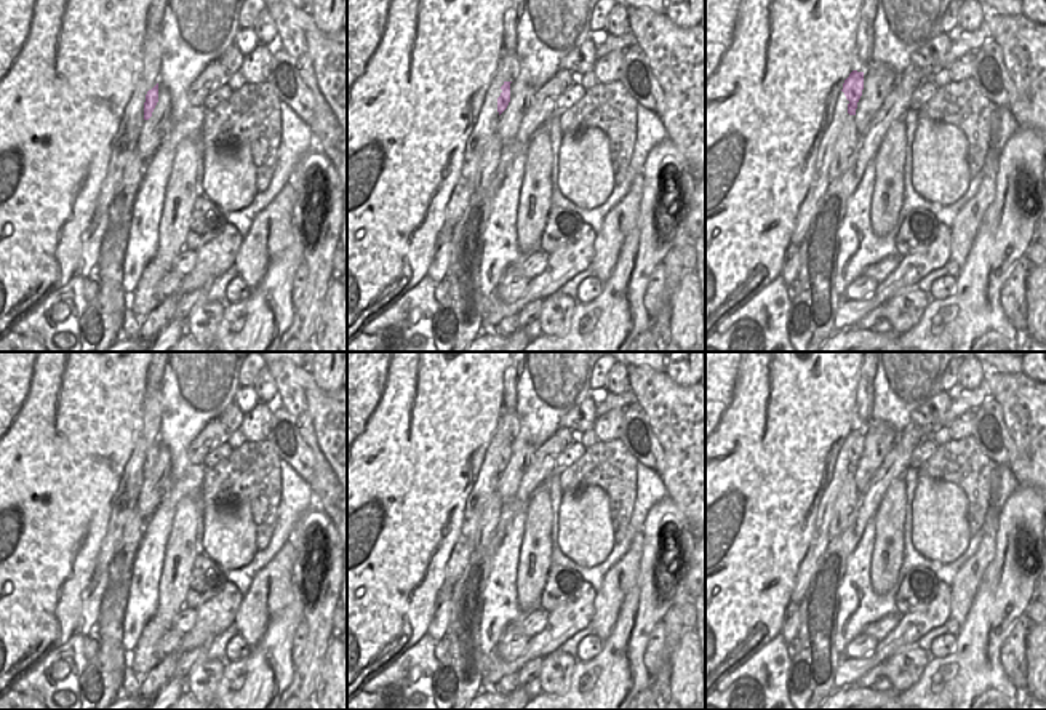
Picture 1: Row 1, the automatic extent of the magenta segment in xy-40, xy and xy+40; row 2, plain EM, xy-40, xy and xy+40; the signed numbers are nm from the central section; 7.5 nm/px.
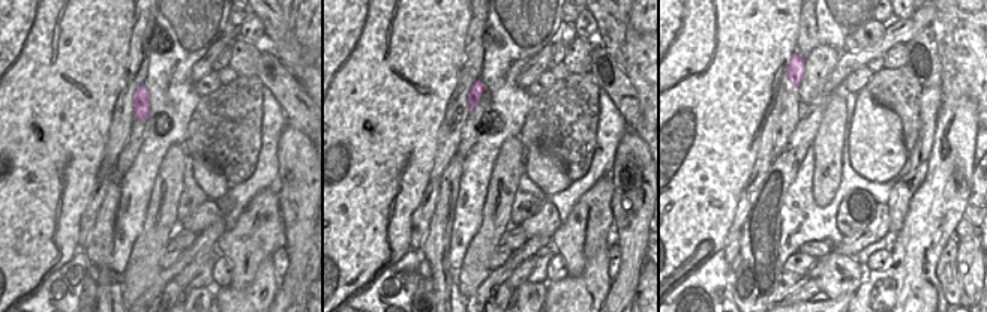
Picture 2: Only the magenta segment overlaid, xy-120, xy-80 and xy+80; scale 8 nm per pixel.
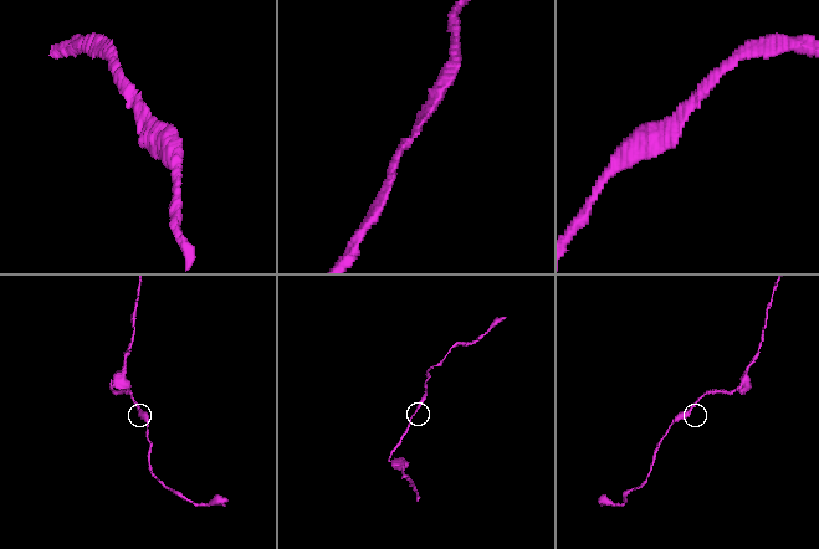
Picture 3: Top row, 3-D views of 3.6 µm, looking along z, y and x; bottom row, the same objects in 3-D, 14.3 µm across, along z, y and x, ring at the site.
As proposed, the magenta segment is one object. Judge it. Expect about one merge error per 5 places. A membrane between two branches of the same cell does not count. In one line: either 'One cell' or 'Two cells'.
One cell

